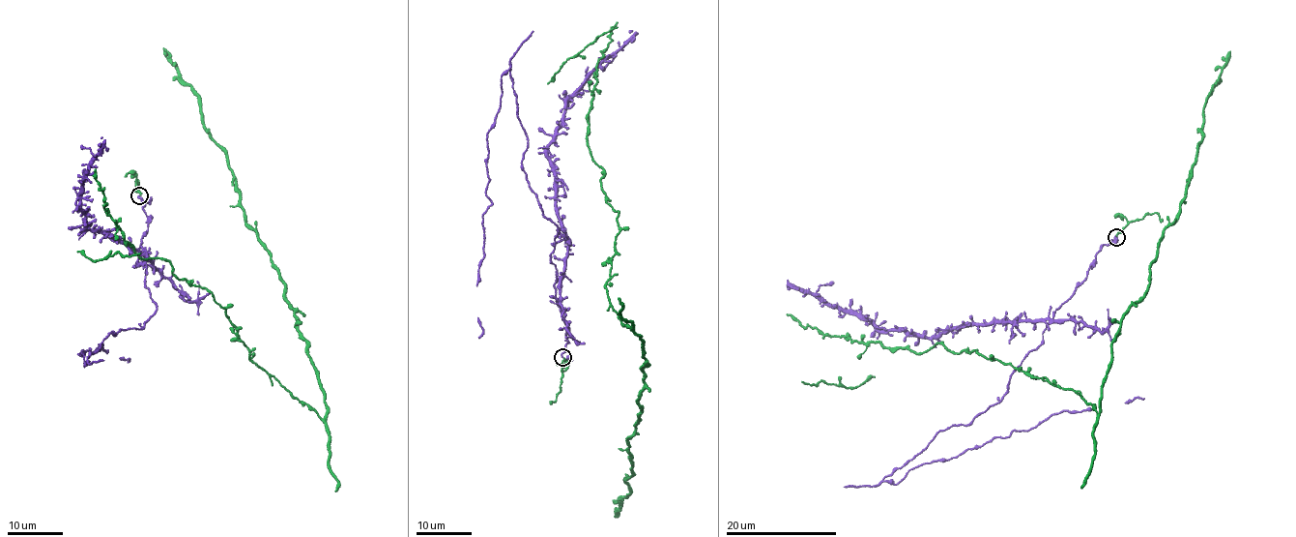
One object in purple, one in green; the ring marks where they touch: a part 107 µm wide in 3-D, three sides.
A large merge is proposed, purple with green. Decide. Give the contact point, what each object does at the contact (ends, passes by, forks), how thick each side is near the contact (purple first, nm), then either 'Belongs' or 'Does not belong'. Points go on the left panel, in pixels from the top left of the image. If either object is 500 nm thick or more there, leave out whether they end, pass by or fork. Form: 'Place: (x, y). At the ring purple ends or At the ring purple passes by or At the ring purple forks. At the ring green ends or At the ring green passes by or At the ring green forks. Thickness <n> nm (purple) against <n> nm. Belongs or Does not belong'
Place: (139, 195). At the ring purple ends. At the ring green ends. Thickness 180 nm (purple) against 190 nm. Belongs

